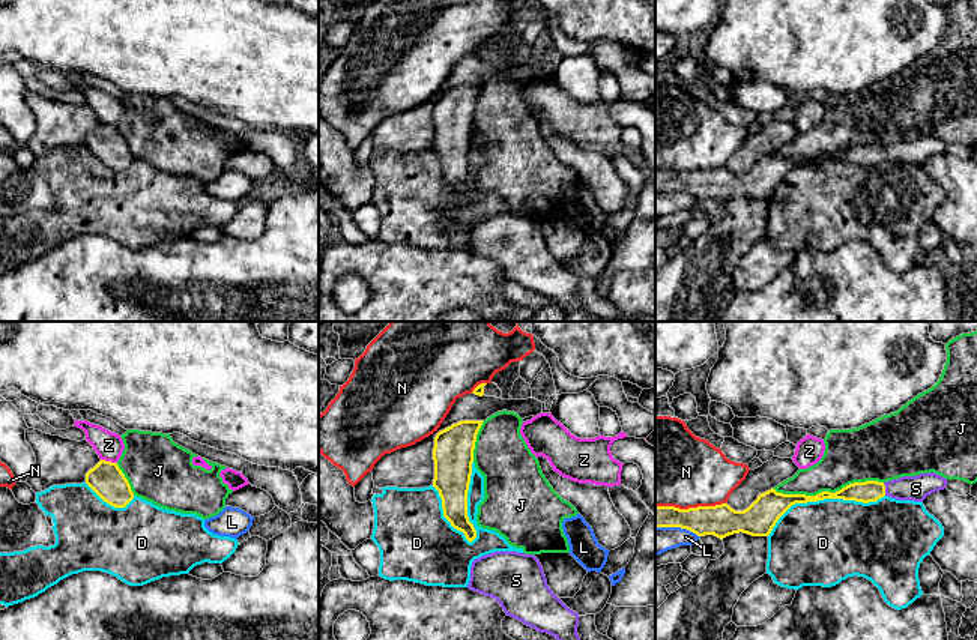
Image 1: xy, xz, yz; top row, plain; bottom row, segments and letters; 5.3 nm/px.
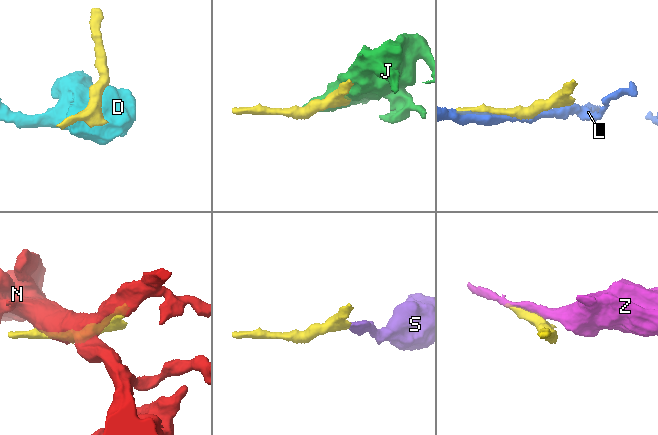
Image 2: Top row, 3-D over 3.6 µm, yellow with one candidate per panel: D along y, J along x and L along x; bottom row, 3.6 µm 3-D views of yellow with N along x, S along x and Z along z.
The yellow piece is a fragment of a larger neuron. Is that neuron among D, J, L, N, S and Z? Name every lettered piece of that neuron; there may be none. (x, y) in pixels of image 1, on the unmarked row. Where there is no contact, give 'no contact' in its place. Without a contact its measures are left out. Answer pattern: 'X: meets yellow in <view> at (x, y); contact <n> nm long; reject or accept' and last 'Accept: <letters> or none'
D: meets yellow in xz at (466, 166); contact 440 nm long; reject
J: meets yellow in yz at (827, 155); contact 600 nm long; reject
L: meets yellow in yz at (678, 190); contact 240 nm long; reject
N: meets yellow in yz at (690, 172); contact 380 nm long; reject
S: meets yellow in yz at (884, 152); contact 70 nm long; accept
Z: meets yellow in xy at (108, 125); contact 90 nm long; reject
Accept: S

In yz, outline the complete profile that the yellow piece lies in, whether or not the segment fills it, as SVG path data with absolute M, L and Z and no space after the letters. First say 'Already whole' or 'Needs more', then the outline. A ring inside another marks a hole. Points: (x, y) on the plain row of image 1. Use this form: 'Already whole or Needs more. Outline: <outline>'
Needs more. Outline: M933 135L917 140L902 140L888 146L854 146L836 156L822 155L816 159L783 158L774 152L762 156L744 174L735 174L727 167L679 173L655 170L655 191L681 191L697 200L714 198L720 203L734 197L768 200L779 182L795 167L824 162L876 165L888 159L897 164L923 165L929 158L944 153L947 143Z

